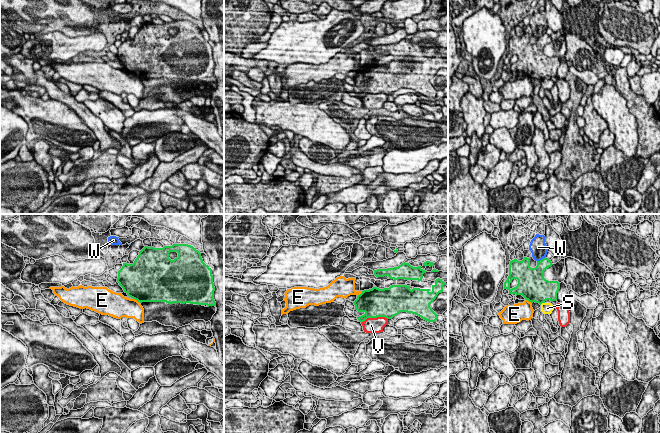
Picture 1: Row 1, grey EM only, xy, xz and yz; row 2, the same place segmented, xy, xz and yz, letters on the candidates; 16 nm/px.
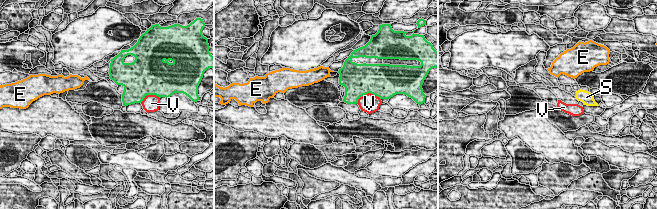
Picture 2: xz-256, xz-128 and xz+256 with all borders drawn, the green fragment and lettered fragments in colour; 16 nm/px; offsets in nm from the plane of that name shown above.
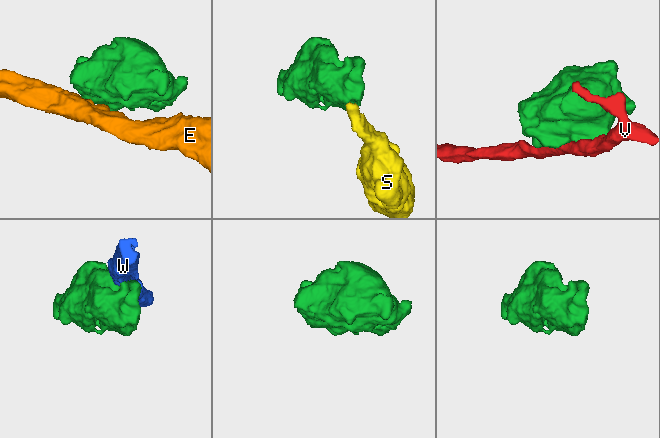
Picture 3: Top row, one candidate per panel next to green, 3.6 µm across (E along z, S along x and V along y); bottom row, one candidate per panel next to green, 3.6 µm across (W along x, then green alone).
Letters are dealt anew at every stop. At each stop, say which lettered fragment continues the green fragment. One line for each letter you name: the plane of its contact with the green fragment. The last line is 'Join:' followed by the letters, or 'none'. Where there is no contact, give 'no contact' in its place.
Join: none

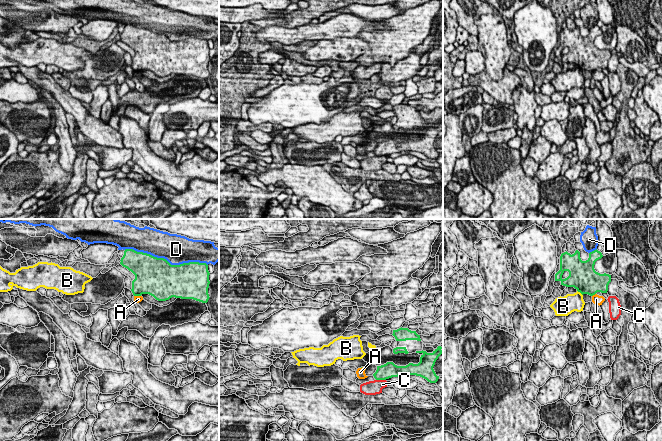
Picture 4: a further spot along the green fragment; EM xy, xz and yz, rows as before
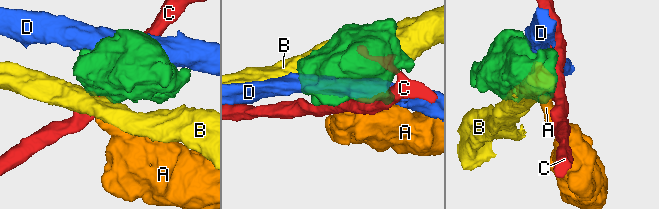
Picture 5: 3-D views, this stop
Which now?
Join: none

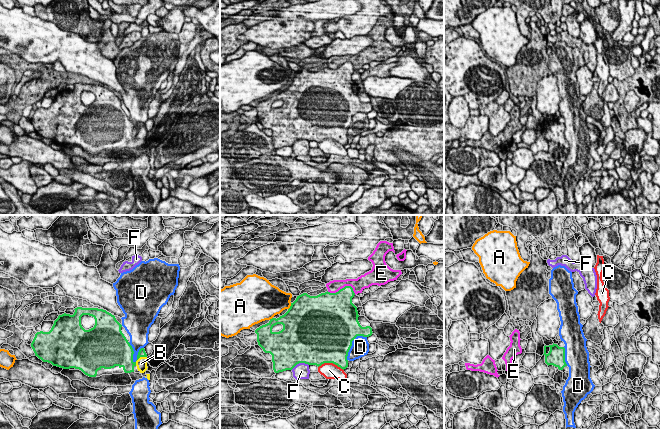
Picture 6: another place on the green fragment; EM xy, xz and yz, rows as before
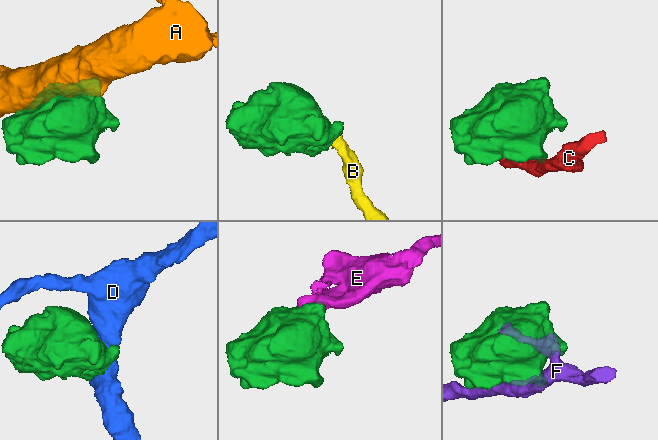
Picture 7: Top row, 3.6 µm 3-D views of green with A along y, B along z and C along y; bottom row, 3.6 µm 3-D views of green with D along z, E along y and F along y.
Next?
B: xy
Join: B

